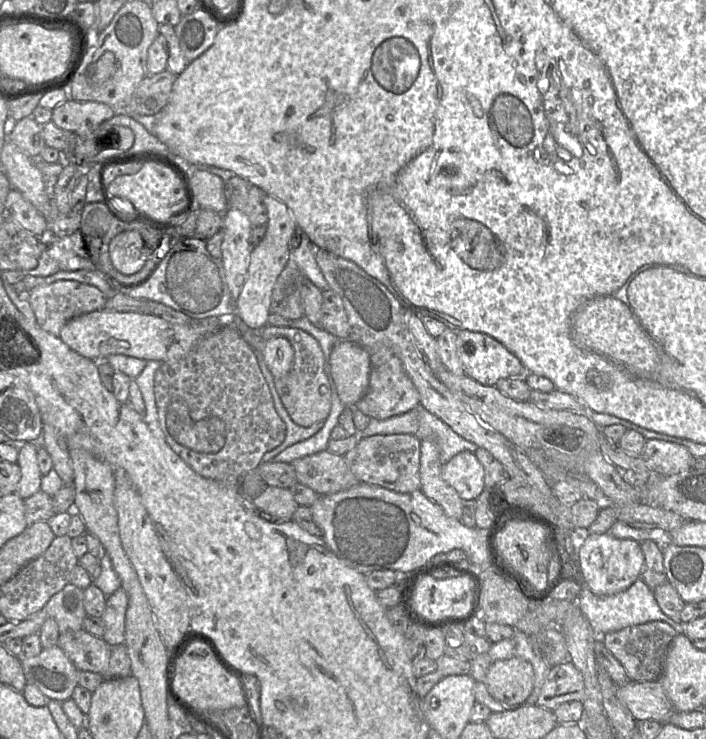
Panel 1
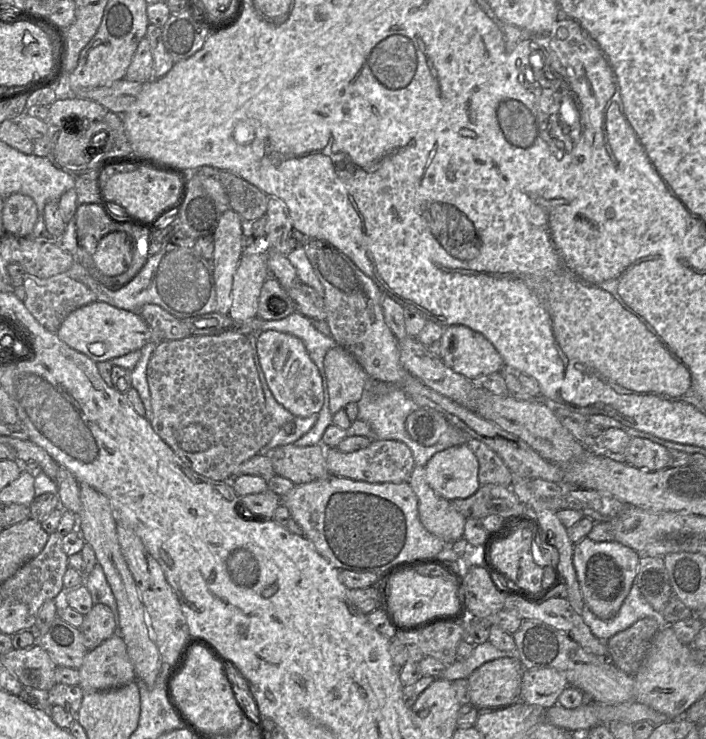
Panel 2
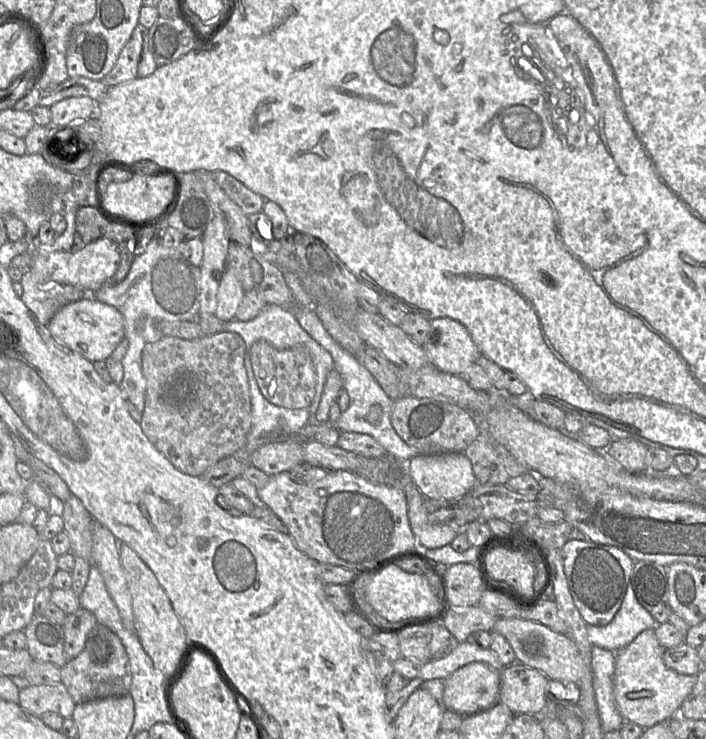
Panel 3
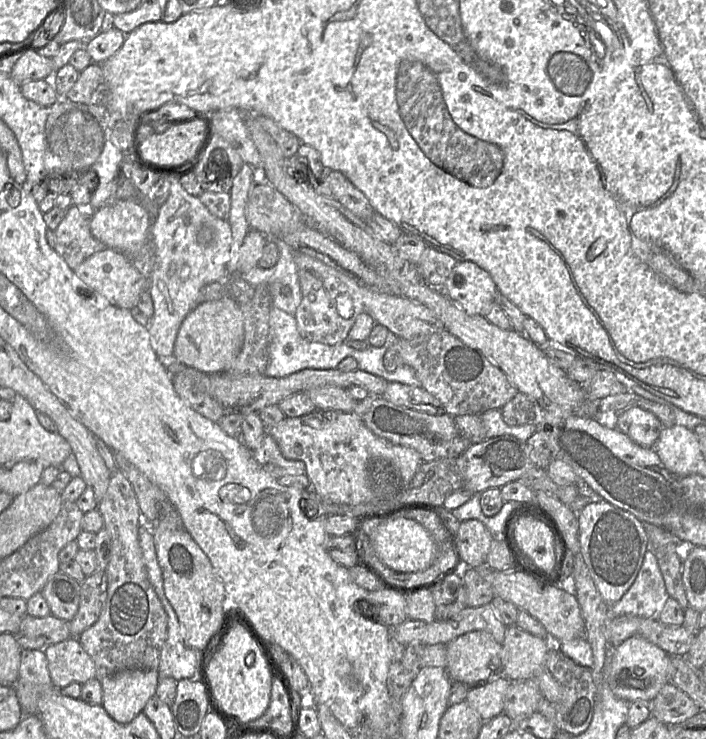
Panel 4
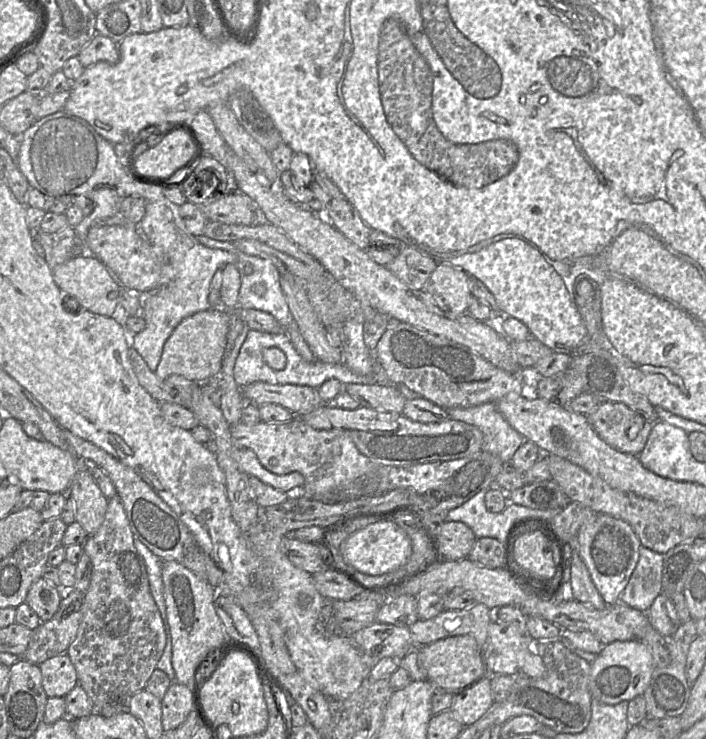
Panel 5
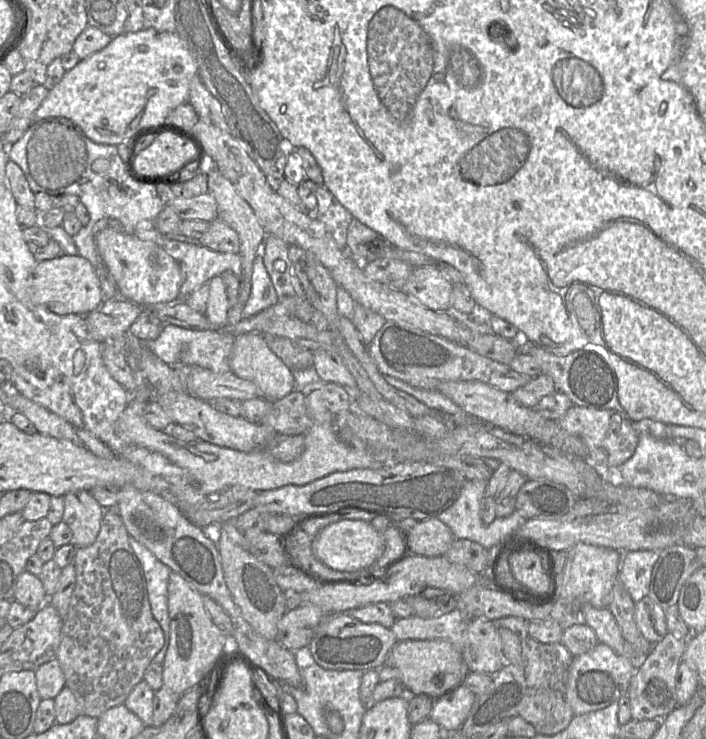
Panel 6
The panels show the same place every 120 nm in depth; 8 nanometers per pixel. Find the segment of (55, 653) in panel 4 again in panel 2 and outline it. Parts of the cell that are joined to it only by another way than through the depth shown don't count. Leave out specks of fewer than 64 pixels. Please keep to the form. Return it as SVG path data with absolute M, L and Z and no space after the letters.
M119 633L89 651L78 671L79 686L85 693L119 688L136 680L126 644Z

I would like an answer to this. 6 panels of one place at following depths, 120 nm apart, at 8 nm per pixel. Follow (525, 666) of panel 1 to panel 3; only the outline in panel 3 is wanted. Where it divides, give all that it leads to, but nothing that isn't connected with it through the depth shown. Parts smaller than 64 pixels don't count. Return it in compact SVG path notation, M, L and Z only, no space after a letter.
M473 662L458 668L443 682L444 708L469 716L490 708L500 685L500 669Z

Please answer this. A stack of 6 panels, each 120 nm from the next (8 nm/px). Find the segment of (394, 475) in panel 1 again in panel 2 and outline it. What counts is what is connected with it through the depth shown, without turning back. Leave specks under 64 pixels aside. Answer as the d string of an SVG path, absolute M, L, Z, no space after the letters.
M372 440L368 447L351 453L326 448L325 460L330 475L367 483L408 483L415 467L411 450L394 440Z

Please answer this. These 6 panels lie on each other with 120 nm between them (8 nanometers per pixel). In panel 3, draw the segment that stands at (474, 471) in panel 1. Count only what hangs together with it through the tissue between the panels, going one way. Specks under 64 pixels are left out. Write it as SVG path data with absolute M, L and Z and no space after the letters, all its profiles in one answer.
M464 453L414 457L410 473L421 494L431 500L459 499L476 486L471 462Z

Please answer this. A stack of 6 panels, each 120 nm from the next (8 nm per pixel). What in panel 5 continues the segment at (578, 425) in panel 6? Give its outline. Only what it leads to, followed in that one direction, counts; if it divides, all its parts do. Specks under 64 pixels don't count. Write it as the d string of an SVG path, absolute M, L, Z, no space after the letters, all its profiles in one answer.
M603 402L587 418L605 443L630 455L638 455L644 449L653 427L639 413L619 402Z

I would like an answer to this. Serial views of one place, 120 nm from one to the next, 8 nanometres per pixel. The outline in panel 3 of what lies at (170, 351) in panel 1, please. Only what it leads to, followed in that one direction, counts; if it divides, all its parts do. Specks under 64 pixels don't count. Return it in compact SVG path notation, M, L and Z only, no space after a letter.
M89 294L62 306L50 319L47 328L55 340L92 363L109 358L119 343L125 339L123 315L115 307L102 303Z

